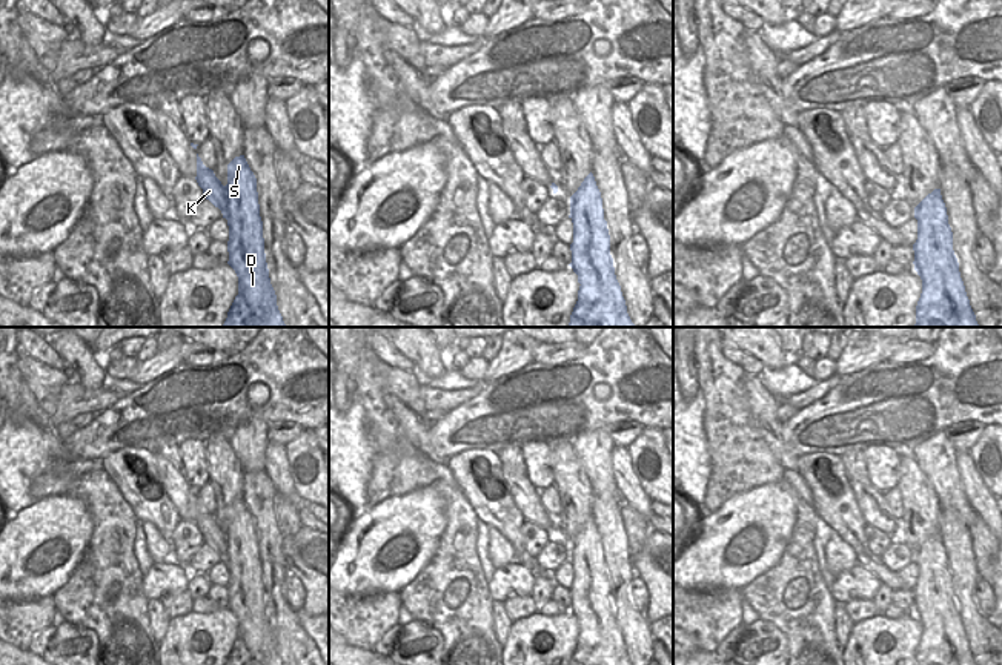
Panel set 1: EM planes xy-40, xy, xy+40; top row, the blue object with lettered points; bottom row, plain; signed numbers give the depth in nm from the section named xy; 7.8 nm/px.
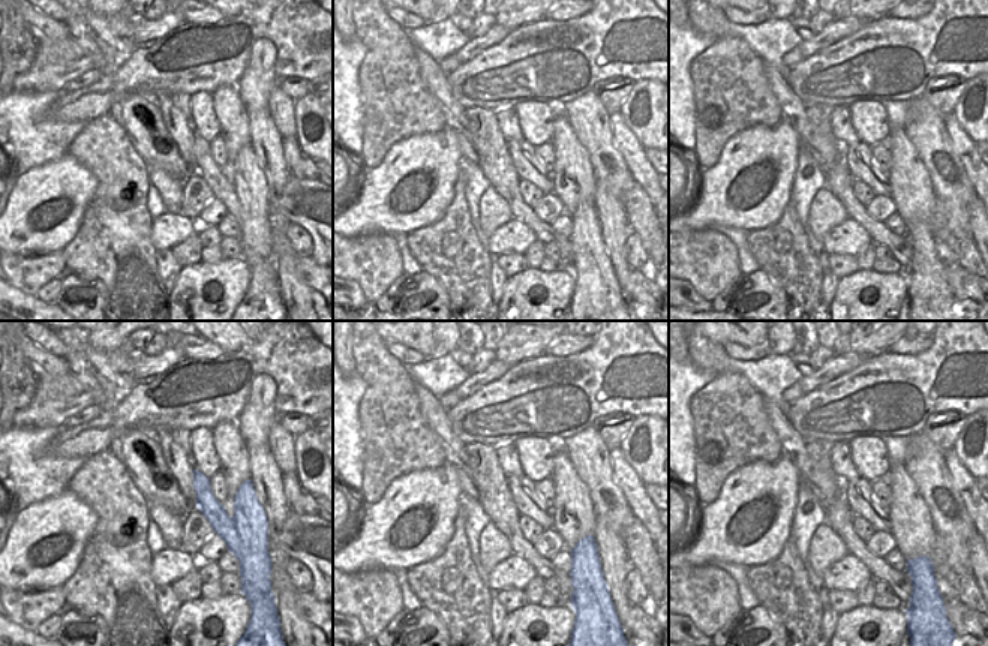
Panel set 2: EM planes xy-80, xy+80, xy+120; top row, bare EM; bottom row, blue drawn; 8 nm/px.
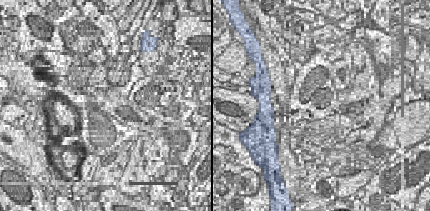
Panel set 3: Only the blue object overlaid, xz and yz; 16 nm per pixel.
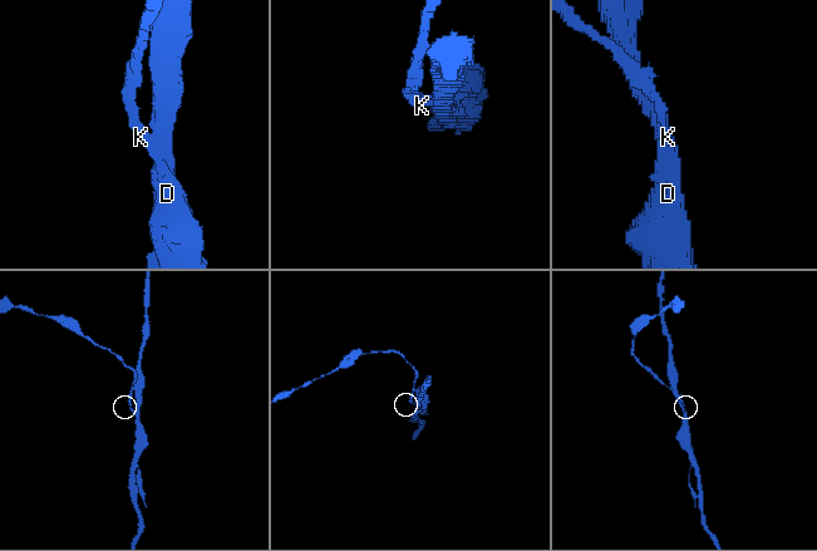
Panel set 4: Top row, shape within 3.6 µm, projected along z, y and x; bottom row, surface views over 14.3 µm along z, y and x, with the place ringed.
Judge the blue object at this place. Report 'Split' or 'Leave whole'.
Split

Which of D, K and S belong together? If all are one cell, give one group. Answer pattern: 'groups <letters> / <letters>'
groups D S / K

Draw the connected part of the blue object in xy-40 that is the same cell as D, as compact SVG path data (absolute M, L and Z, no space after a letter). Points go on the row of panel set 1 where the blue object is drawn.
M244 155L235 157L227 164L227 210L234 212L240 226L240 240L237 244L227 243L227 264L238 276L238 293L247 306L246 324L258 327L258 319L266 312L261 299L266 295L275 295L270 284L269 269L252 269L254 261L246 261L240 250L247 238L246 232L258 227L260 204L257 192L257 178L250 170Z

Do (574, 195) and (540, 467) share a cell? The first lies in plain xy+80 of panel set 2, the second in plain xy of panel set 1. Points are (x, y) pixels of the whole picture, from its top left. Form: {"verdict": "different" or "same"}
{"verdict": "different"}

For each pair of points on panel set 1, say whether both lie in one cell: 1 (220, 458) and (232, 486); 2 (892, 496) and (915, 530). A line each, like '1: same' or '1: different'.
1: same
2: different

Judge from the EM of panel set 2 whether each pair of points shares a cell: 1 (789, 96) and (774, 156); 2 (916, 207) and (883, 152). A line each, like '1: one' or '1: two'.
1: two
2: two

